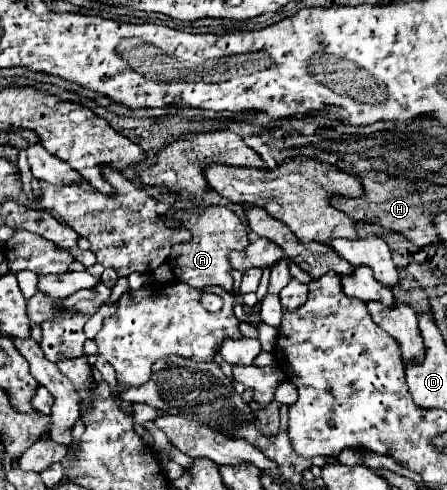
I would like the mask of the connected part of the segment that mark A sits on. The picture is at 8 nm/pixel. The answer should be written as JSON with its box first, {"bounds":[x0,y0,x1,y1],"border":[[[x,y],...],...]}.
{"bounds":[169,207,249,293],"border":[[[207,207],[207,209],[189,209],[189,211],[181,209],[175,213],[189,215],[189,221],[193,221],[193,227],[191,227],[193,239],[189,243],[175,245],[169,255],[169,263],[173,267],[175,277],[195,289],[219,285],[225,291],[233,293],[233,275],[231,275],[231,265],[227,257],[233,249],[243,251],[249,245],[247,229],[241,223],[241,219],[227,207]]]}

